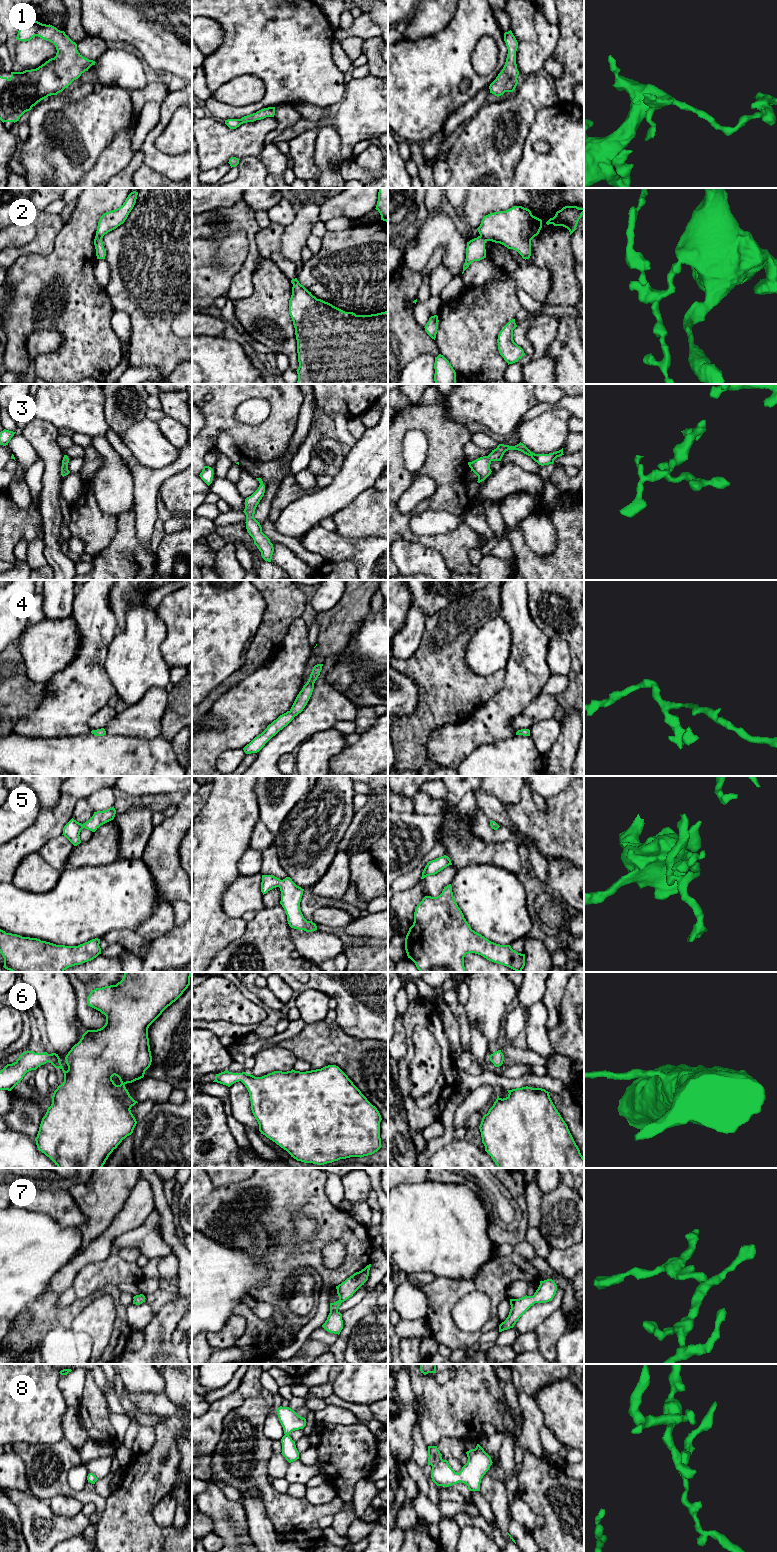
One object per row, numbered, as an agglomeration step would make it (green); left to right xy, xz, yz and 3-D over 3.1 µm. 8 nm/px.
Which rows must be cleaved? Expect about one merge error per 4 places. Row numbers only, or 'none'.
2

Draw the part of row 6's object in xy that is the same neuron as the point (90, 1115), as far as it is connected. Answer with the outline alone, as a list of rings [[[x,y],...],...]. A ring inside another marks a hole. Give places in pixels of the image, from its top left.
[[[125,972],[116,985],[91,990],[87,1004],[104,1014],[106,1023],[100,1029],[87,1030],[71,1048],[65,1057],[67,1071],[64,1070],[58,1054],[28,1050],[0,1071],[0,1090],[8,1091],[18,1085],[27,1072],[36,1070],[47,1062],[63,1071],[64,1082],[54,1091],[52,1104],[42,1118],[35,1138],[38,1150],[49,1157],[58,1168],[102,1168],[113,1150],[133,1133],[137,1121],[130,1109],[138,1102],[130,1096],[125,1085],[144,1077],[152,1062],[148,1028],[188,988],[191,975],[192,972]]]

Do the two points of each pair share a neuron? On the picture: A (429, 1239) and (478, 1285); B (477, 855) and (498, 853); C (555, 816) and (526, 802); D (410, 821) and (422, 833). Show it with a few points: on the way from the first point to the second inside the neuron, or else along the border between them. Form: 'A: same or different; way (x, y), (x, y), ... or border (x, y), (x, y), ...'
A: different; border (488, 1262), (482, 1266), (473, 1279), (448, 1279)
B: same; way (482, 853), (493, 853)
C: same; way (548, 816), (540, 816), (533, 809)
D: same; way (413, 824), (419, 830)

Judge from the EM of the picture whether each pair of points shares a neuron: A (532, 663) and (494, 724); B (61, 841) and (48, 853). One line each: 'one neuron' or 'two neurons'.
A: one neuron
B: one neuron

